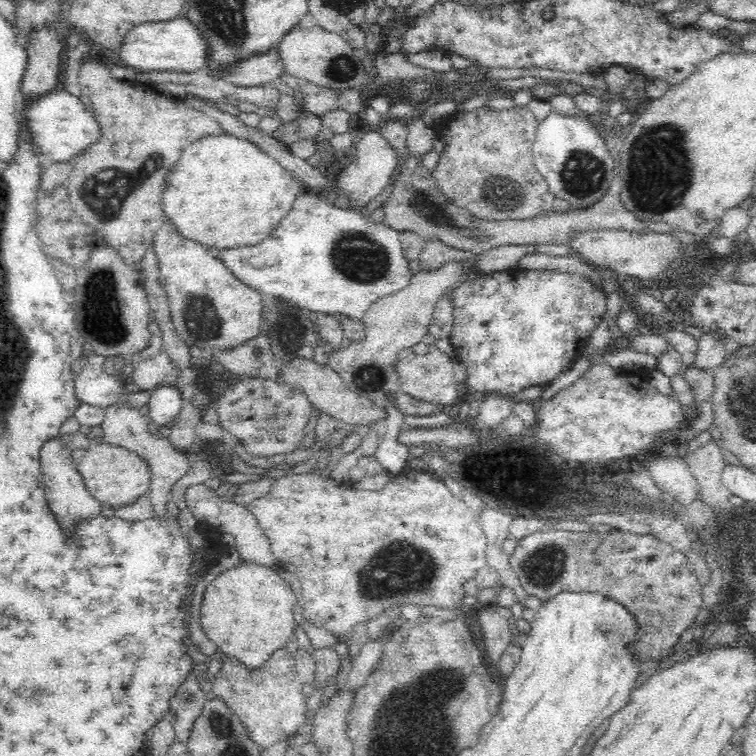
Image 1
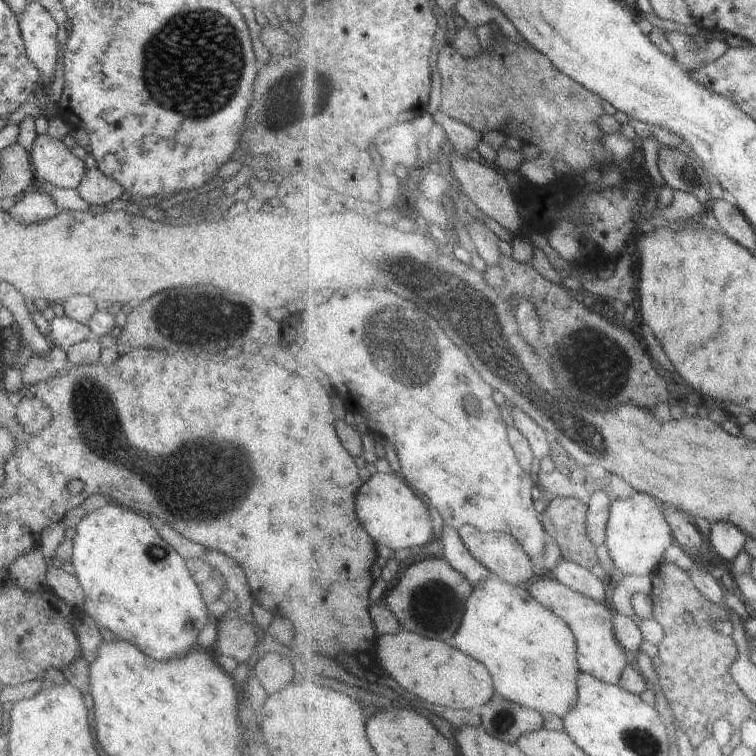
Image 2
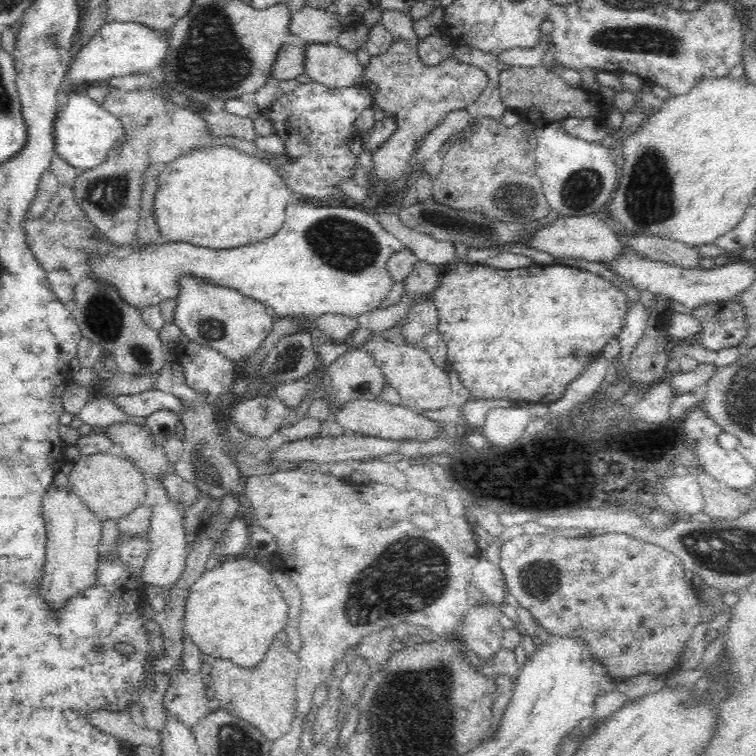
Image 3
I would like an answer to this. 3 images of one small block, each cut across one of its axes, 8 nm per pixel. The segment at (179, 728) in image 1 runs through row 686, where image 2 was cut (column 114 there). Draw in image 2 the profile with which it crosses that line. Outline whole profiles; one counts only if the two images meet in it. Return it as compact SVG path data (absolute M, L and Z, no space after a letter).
M97 167L86 170L84 178L76 190L90 206L107 205L120 199L120 196L125 192L116 180L108 178Z

